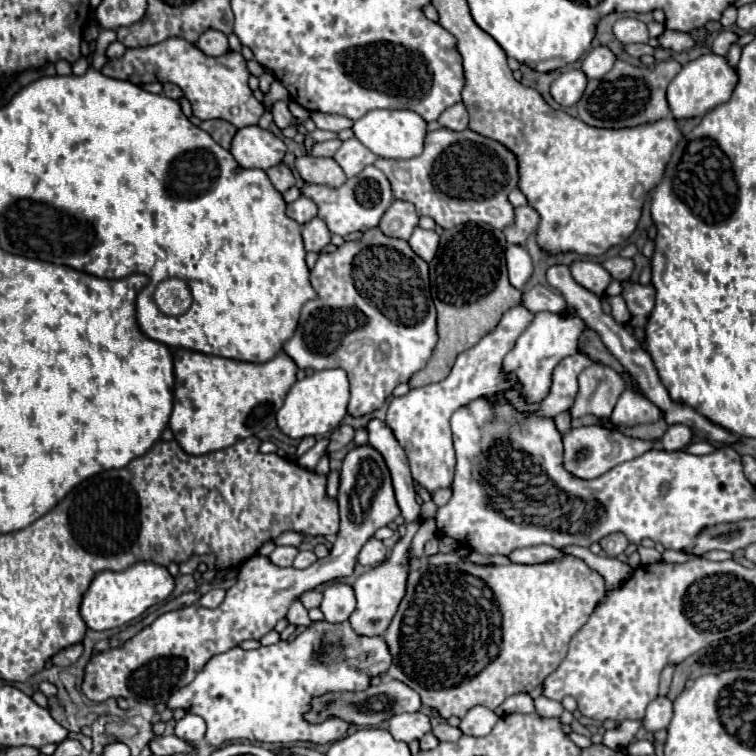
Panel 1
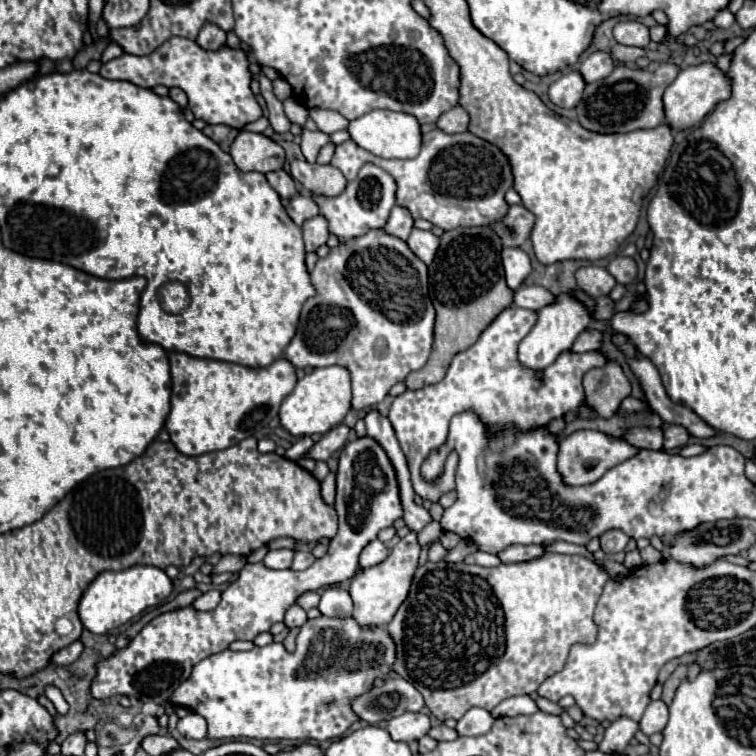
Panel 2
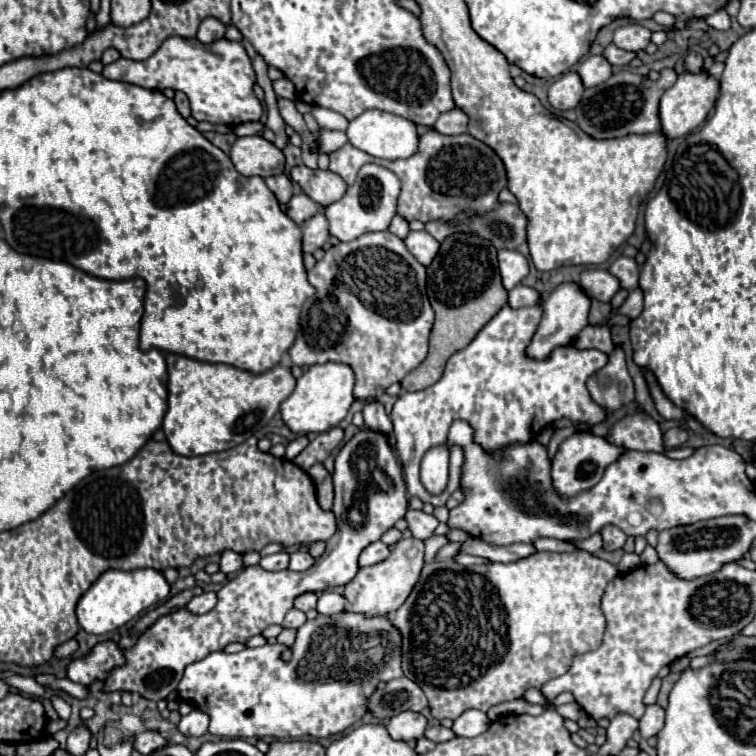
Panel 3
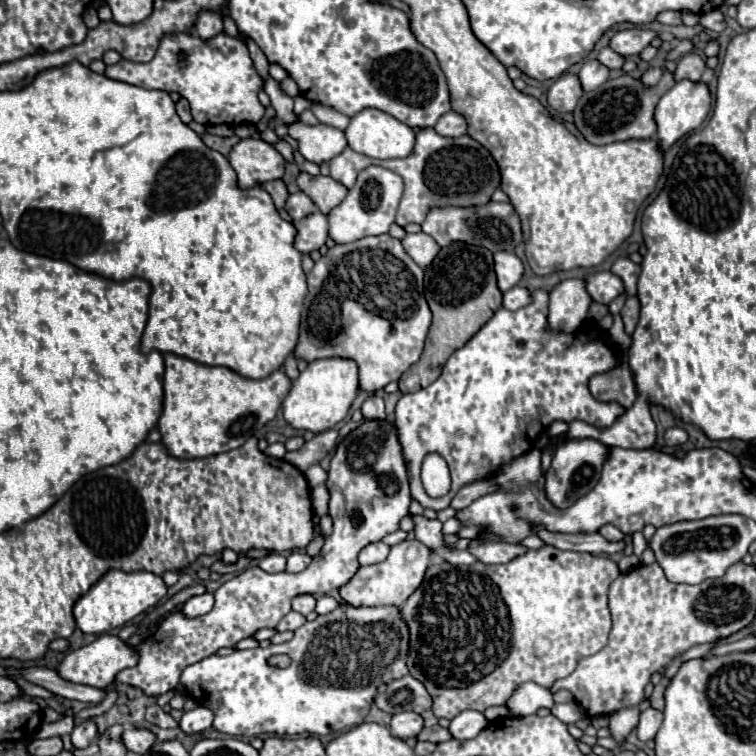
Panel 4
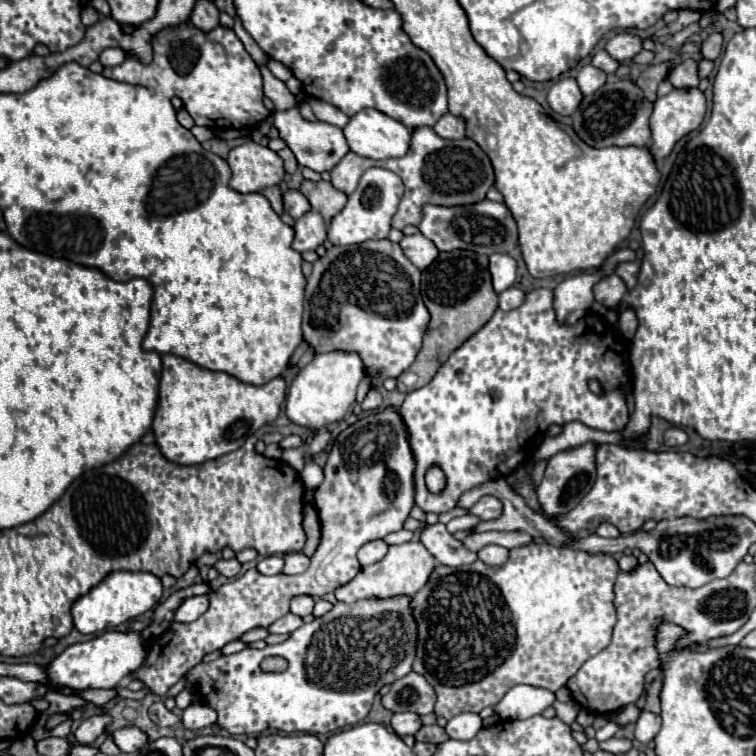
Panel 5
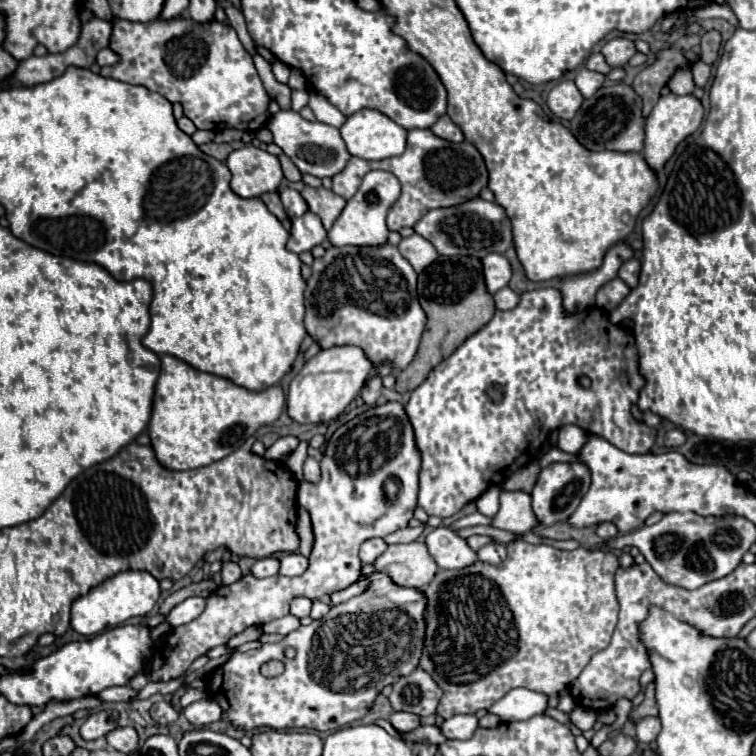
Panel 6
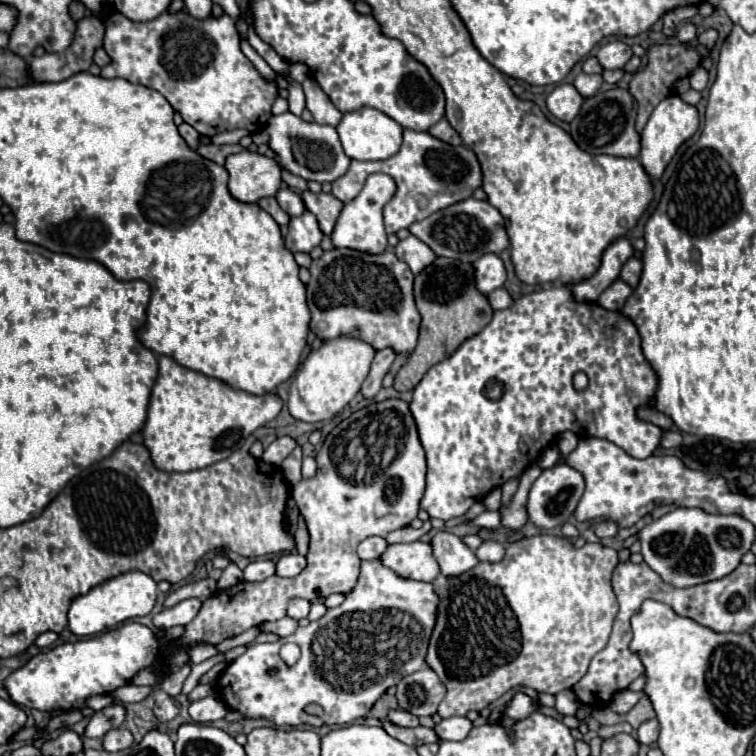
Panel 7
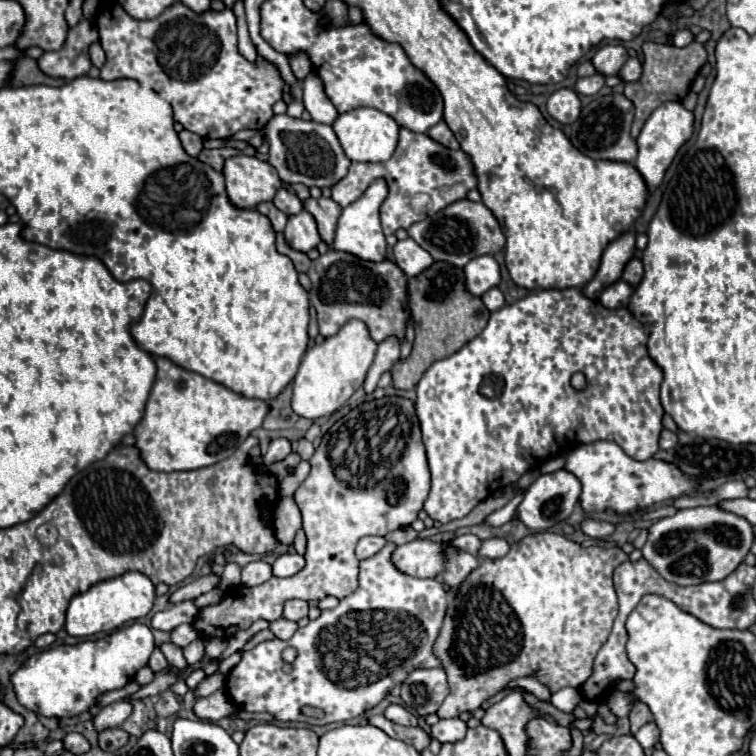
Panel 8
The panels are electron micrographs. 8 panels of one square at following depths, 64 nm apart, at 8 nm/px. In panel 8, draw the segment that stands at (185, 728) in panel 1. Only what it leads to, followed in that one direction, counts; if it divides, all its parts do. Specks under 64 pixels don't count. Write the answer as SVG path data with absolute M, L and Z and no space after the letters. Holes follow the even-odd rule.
M218 690L212 696L200 698L194 704L196 718L208 720L208 722L218 722L218 720L230 716L234 710L236 710L236 706L230 702L230 698L226 696L224 690Z

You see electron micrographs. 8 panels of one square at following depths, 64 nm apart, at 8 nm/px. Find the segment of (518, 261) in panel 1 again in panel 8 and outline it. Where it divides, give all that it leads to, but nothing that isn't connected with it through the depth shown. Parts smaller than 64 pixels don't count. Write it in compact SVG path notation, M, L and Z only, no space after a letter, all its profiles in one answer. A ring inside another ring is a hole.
M478 256L464 266L466 288L474 296L482 296L486 290L500 284L500 264L494 256Z

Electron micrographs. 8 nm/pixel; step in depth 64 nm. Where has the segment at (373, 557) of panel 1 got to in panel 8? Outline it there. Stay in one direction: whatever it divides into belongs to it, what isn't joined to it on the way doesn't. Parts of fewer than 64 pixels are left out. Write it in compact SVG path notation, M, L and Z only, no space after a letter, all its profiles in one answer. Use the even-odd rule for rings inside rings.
M364 536L364 538L358 542L358 546L356 546L356 556L358 556L360 560L370 558L370 556L374 556L376 552L380 552L380 550L384 548L384 544L386 544L386 540L384 540L382 536Z

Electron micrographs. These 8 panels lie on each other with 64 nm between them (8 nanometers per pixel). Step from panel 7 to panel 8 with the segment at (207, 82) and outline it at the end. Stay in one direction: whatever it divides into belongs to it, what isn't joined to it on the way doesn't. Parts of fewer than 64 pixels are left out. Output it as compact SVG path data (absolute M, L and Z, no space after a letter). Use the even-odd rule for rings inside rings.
M108 2L96 16L96 26L100 30L100 44L106 52L106 64L100 68L102 80L130 78L146 88L156 90L174 108L174 120L178 120L186 130L196 132L206 138L226 138L238 130L262 130L272 118L272 106L282 98L284 80L278 70L258 56L256 62L248 62L236 46L236 16L232 10L196 14L182 2L166 8L158 18L134 20L130 18L118 2Z

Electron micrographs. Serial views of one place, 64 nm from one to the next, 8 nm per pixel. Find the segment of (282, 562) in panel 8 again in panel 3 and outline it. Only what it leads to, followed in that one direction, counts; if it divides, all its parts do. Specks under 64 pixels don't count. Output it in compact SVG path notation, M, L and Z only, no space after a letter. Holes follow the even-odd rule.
M296 550L290 554L290 570L308 570L314 564L314 558L308 552Z

